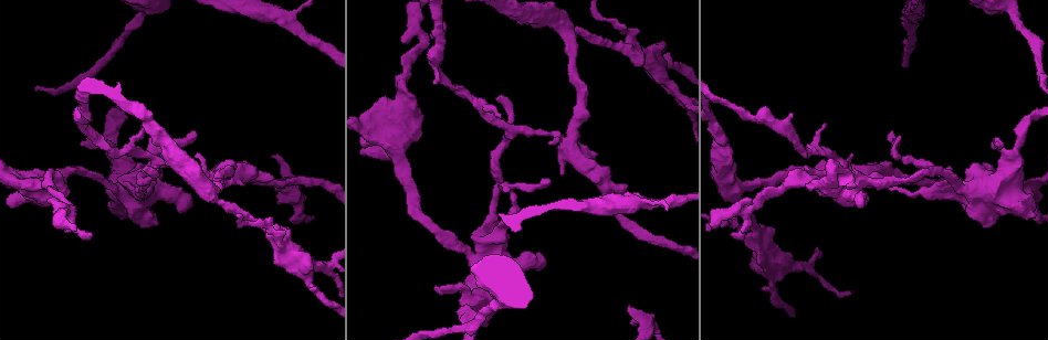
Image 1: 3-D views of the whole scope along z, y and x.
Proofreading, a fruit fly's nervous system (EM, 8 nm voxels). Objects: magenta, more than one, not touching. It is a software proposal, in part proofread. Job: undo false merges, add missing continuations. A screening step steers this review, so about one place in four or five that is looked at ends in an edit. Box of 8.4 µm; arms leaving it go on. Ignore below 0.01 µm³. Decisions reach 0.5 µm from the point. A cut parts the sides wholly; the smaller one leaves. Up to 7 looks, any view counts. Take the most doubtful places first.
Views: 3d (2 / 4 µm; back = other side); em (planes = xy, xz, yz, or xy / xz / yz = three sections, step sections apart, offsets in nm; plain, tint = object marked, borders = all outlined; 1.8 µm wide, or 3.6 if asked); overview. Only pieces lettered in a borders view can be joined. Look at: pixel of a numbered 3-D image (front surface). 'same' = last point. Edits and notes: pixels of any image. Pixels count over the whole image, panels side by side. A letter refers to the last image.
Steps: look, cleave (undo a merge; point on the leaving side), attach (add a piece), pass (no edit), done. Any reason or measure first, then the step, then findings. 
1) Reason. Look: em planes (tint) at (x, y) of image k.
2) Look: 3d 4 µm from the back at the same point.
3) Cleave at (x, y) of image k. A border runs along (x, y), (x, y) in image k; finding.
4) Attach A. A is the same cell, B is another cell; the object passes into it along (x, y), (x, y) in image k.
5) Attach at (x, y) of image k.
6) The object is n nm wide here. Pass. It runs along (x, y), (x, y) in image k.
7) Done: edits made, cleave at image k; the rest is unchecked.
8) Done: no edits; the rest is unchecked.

A fork. Look: 3d 2 µm from the back at (841, 164) of image 1.

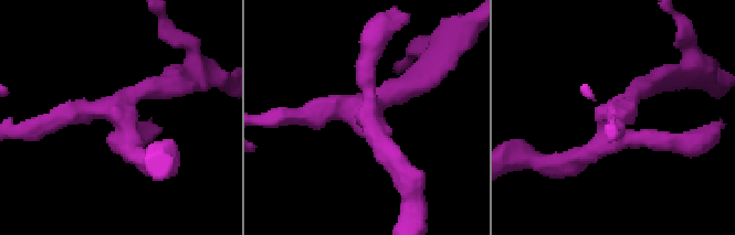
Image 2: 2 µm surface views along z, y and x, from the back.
4 arms meet here; shape alone is not enough. Look: em 3.6 µm planes (borders) at (114, 112) of image 2.

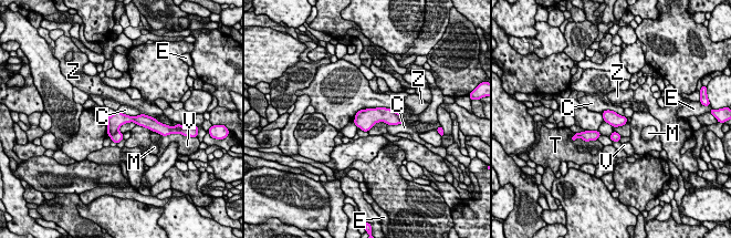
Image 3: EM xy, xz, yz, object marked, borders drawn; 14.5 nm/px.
Cleave at (114, 122) of image 3. C, E, M, T, V and Z are other cells; a border runs along (117, 130), (110, 136) in image 3; a second neuron is stuck on.

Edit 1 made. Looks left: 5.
Two arms at a narrow angle. Look: em yz step 8 (tint) at (629, 49) of image 1.

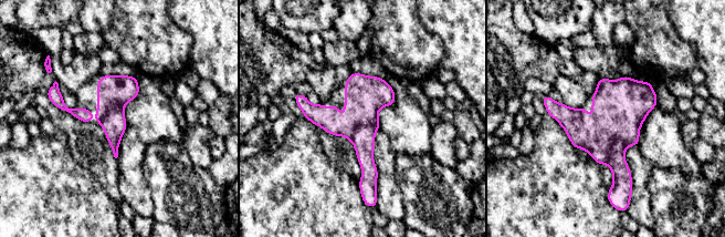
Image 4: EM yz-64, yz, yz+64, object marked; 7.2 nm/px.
What lies round it. Look: em yz step 8 (borders) at the same point.

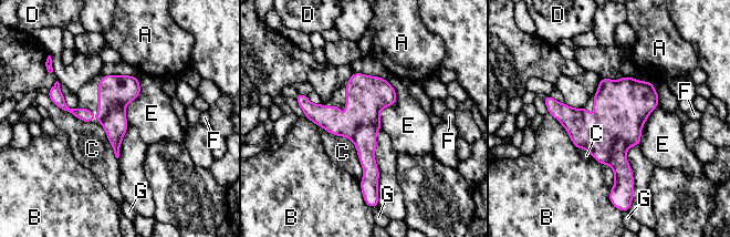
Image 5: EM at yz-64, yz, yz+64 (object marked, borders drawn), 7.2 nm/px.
Cleave at (624, 181) of image 5. A, B, C, D, E, F and G are other cells; a border runs along (621, 140), (613, 144), (607, 163) in image 5; a second neuron is stuck on.

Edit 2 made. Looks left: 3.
Look: overview.

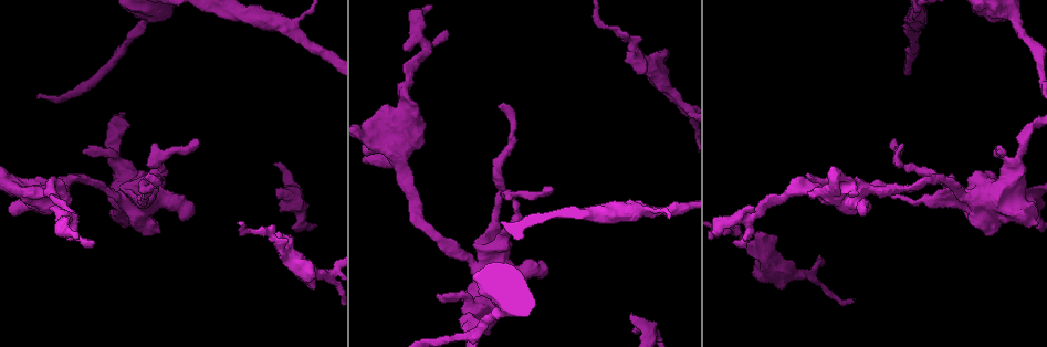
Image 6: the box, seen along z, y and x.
Look: em planes (tint) at (330, 275) of image 6.

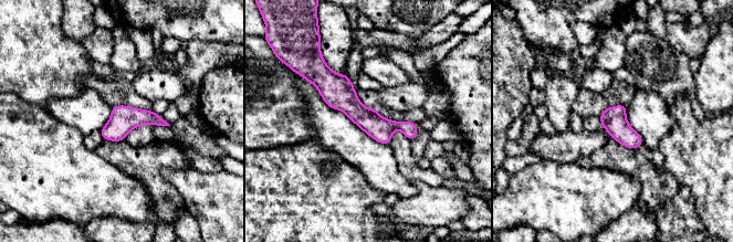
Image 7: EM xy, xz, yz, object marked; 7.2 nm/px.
Look: em planes (borders) at the same point.

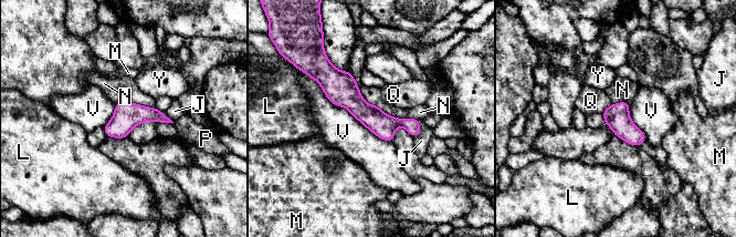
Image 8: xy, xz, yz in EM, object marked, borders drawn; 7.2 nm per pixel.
The object is 170 nm wide here. Pass. J, L, M, N, P, Q, V and Y are other cells; a border runs along (308, 75), (330, 102), (391, 142) in image 8; one neuron here.

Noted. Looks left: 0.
Done: edits made, cleave at image 3, cleave at image 5; the rest is unchecked.

